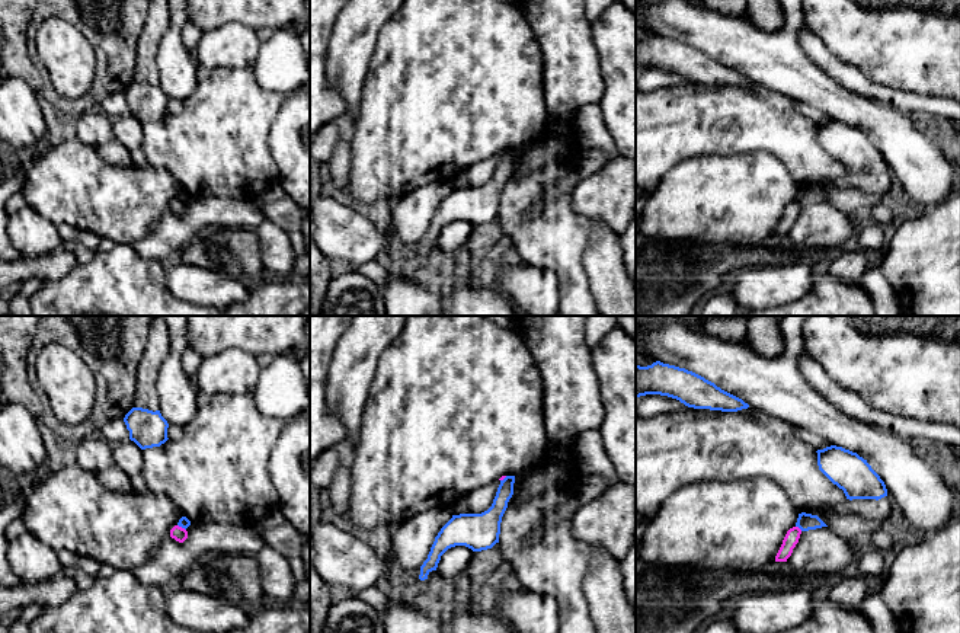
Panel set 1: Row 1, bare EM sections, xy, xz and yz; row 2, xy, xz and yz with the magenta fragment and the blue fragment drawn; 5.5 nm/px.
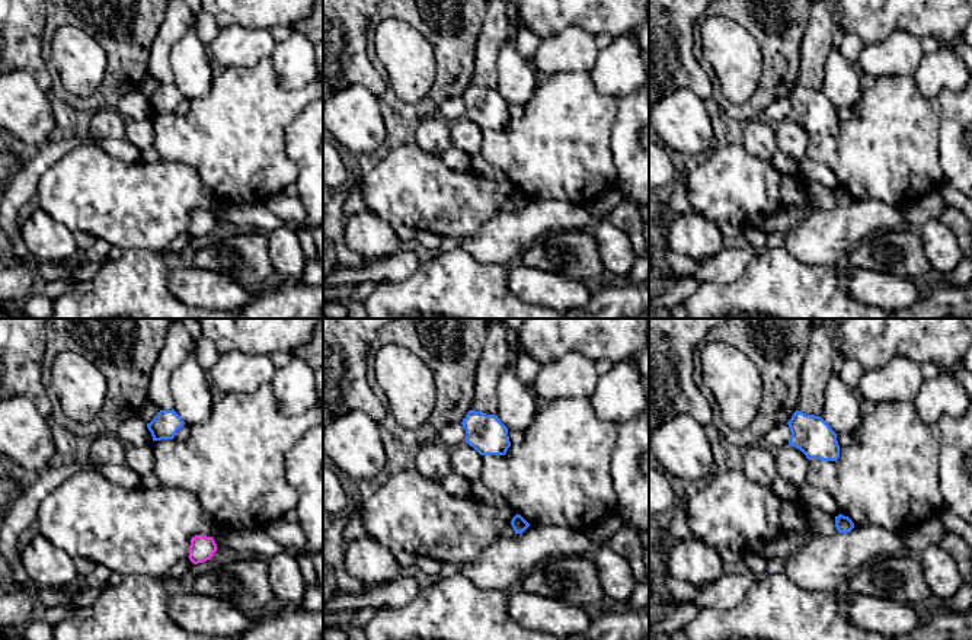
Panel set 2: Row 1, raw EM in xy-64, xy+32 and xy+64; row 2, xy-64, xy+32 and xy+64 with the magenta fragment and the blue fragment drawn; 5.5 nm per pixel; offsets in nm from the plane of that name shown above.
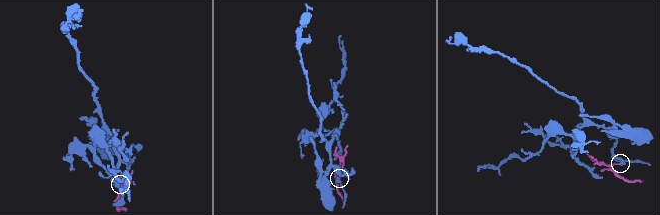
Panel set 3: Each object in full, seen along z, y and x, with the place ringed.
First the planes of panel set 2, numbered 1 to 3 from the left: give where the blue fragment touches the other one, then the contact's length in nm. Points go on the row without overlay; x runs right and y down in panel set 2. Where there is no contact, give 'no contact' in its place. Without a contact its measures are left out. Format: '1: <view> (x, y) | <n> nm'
1: no contact
2: no contact
3: no contact

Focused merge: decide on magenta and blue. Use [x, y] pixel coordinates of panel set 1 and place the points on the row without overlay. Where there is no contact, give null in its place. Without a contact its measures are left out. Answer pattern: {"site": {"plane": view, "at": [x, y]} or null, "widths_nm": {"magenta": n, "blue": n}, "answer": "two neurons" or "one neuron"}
{"site": {"plane": "yz", "at": [797, 201]}, "widths_nm": {"magenta": 80, "blue": 100}, "answer": "two neurons"}

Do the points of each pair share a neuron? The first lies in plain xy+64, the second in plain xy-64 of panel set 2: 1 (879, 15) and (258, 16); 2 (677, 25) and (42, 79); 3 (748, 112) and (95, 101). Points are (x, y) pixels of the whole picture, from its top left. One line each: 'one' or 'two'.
1: one
2: one
3: one

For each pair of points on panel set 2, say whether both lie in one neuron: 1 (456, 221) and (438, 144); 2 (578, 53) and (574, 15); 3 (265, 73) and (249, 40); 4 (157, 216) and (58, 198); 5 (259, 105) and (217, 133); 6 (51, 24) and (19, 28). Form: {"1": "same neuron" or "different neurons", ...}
{"1": "different neurons", "2": "different neurons", "3": "different neurons", "4": "same neuron", "5": "same neuron", "6": "different neurons"}

